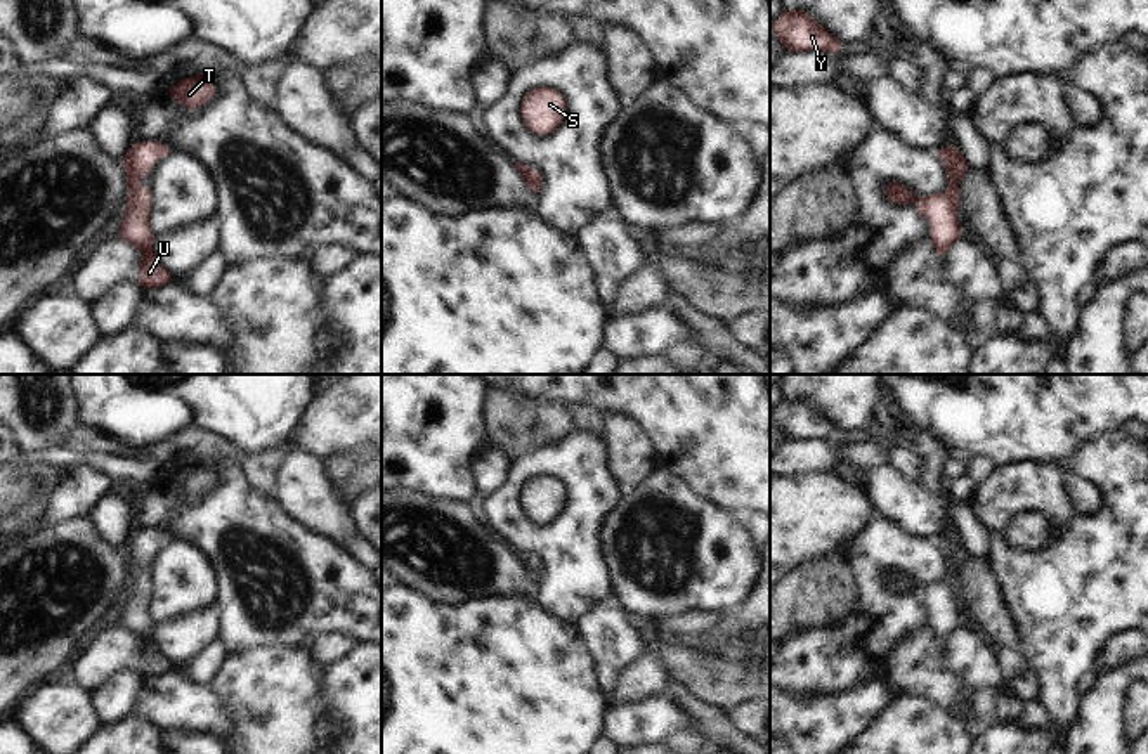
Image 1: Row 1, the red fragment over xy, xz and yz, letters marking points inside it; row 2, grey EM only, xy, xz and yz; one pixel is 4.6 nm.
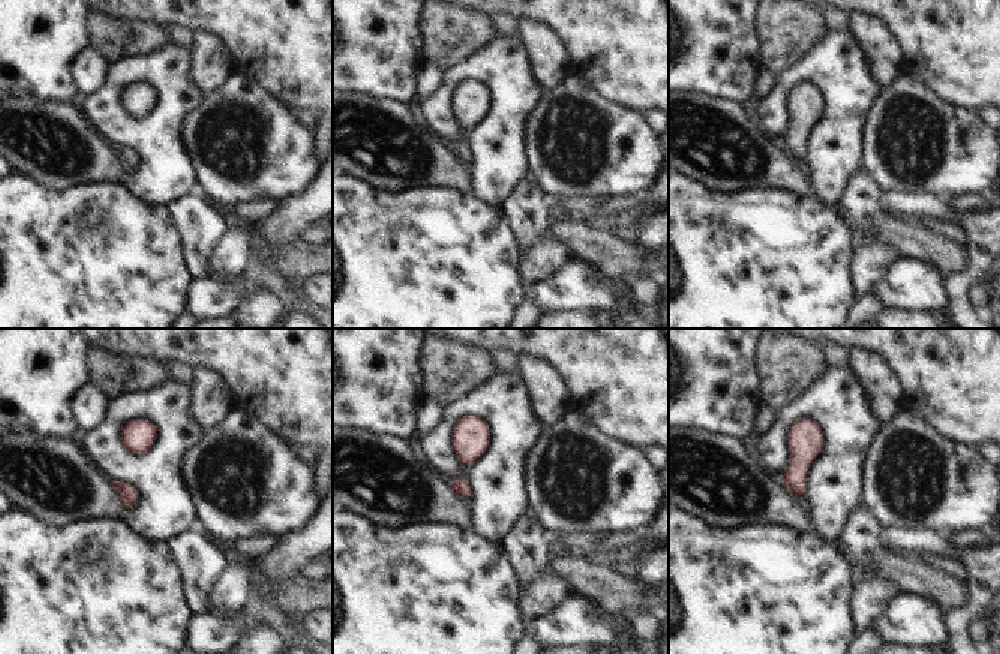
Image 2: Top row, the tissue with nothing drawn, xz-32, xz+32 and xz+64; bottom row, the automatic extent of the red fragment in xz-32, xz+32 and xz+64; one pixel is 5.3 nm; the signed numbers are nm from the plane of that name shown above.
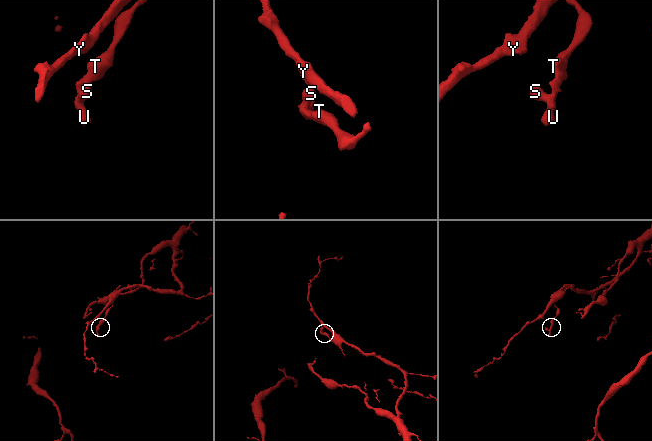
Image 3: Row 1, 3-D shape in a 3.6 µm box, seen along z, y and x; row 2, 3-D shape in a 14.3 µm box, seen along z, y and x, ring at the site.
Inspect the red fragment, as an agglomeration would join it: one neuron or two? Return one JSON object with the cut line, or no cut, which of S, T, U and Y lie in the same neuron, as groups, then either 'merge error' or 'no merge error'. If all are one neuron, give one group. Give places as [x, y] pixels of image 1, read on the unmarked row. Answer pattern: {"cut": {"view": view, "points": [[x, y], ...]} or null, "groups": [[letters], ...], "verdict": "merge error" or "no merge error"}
{"cut": null, "groups": [["S", "T", "U", "Y"]], "verdict": "no merge error"}

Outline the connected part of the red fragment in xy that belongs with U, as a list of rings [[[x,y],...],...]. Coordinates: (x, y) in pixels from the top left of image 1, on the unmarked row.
[[[137,530],[123,544],[123,556],[127,562],[125,605],[120,615],[120,626],[134,634],[140,643],[139,673],[146,676],[160,676],[172,669],[172,664],[158,650],[153,641],[154,624],[149,615],[151,581],[140,569],[147,563],[153,553],[168,543],[166,532],[161,530]]]

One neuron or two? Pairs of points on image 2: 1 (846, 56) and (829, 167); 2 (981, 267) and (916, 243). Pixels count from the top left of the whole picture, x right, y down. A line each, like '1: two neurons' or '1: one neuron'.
1: one neuron
2: two neurons

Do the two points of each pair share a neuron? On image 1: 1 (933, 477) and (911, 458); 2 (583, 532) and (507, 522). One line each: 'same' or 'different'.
1: different
2: same

